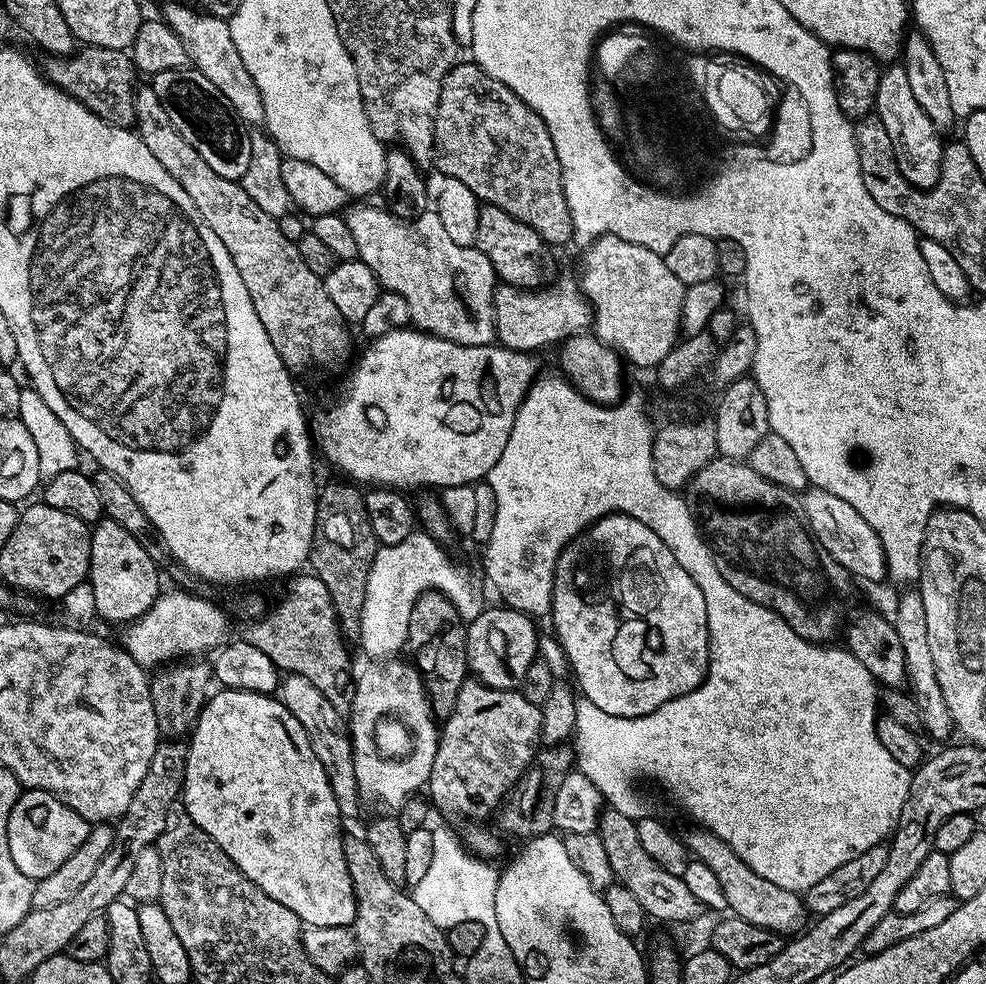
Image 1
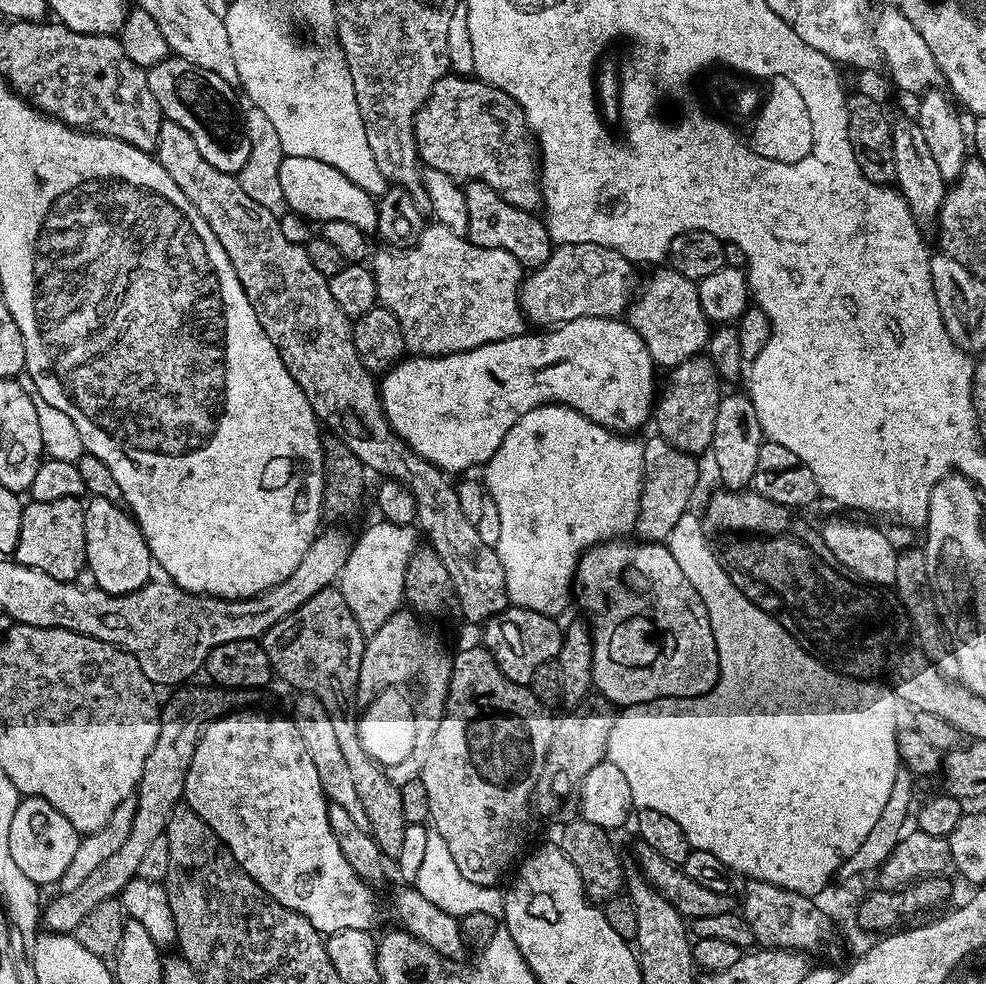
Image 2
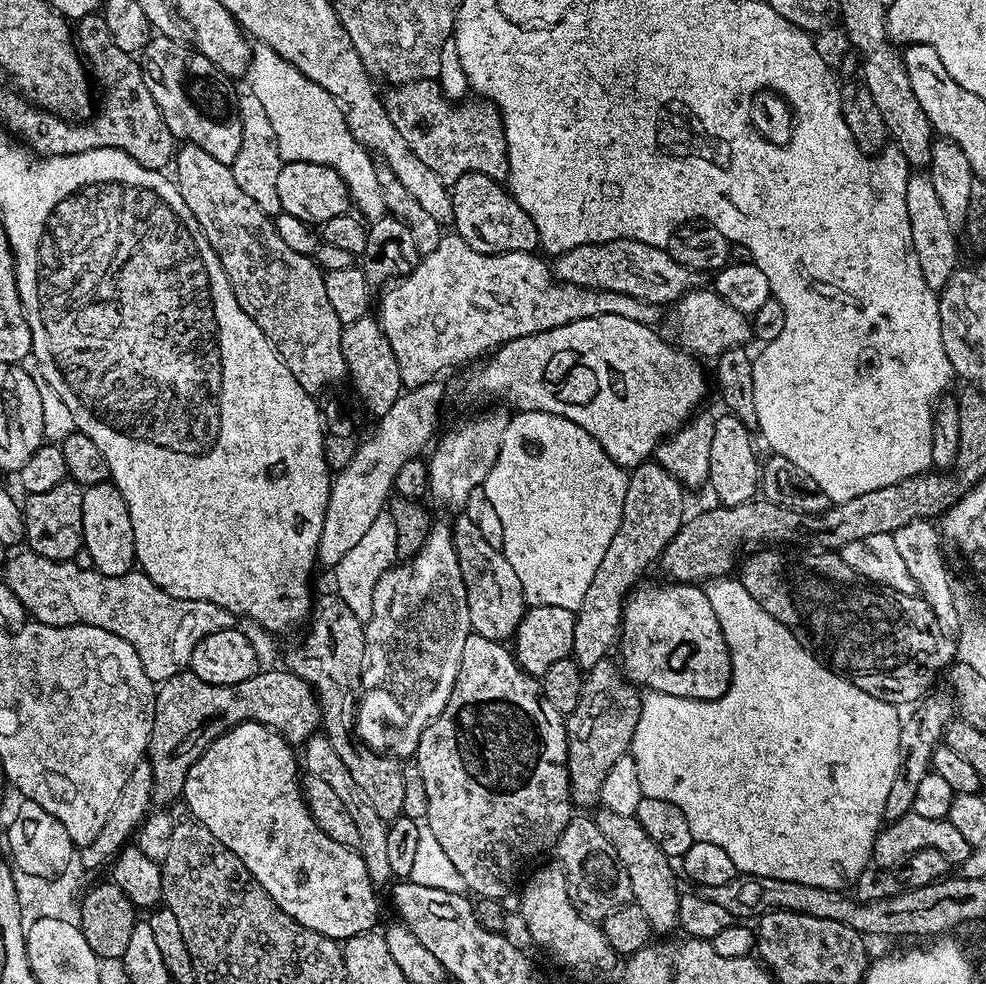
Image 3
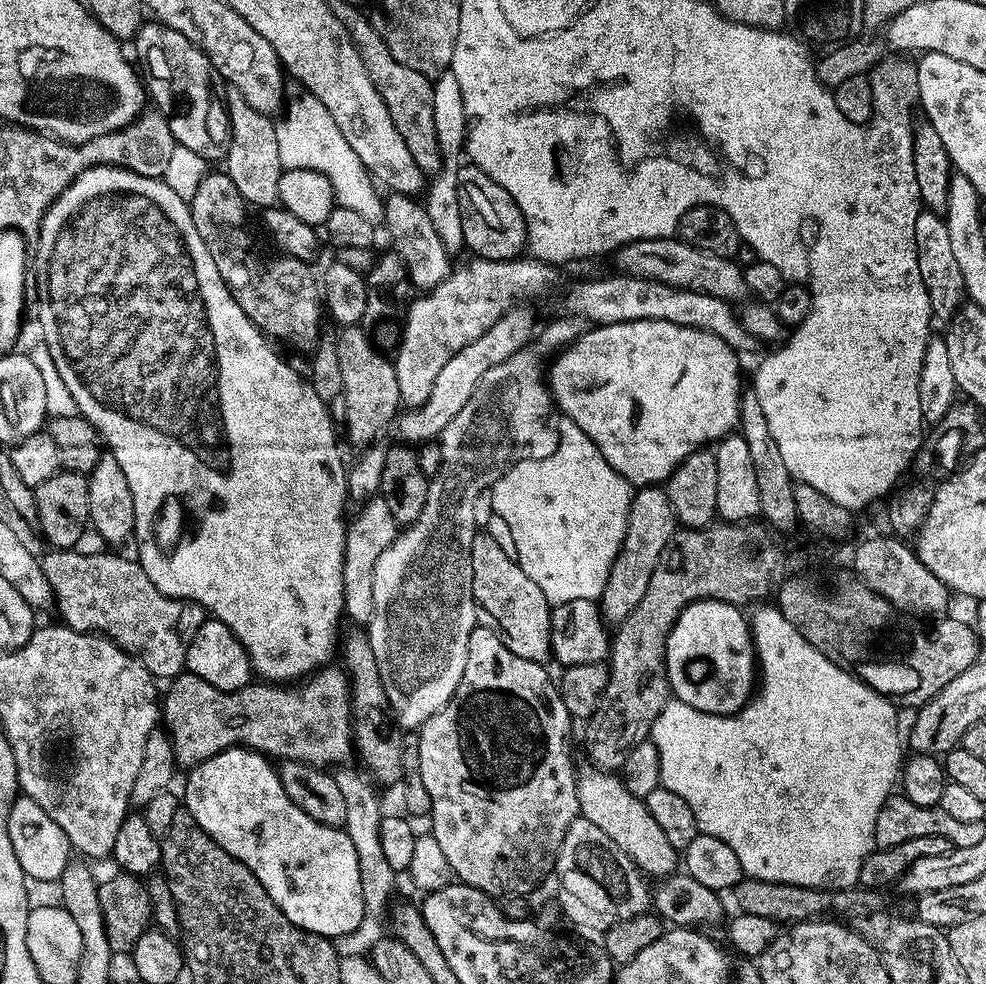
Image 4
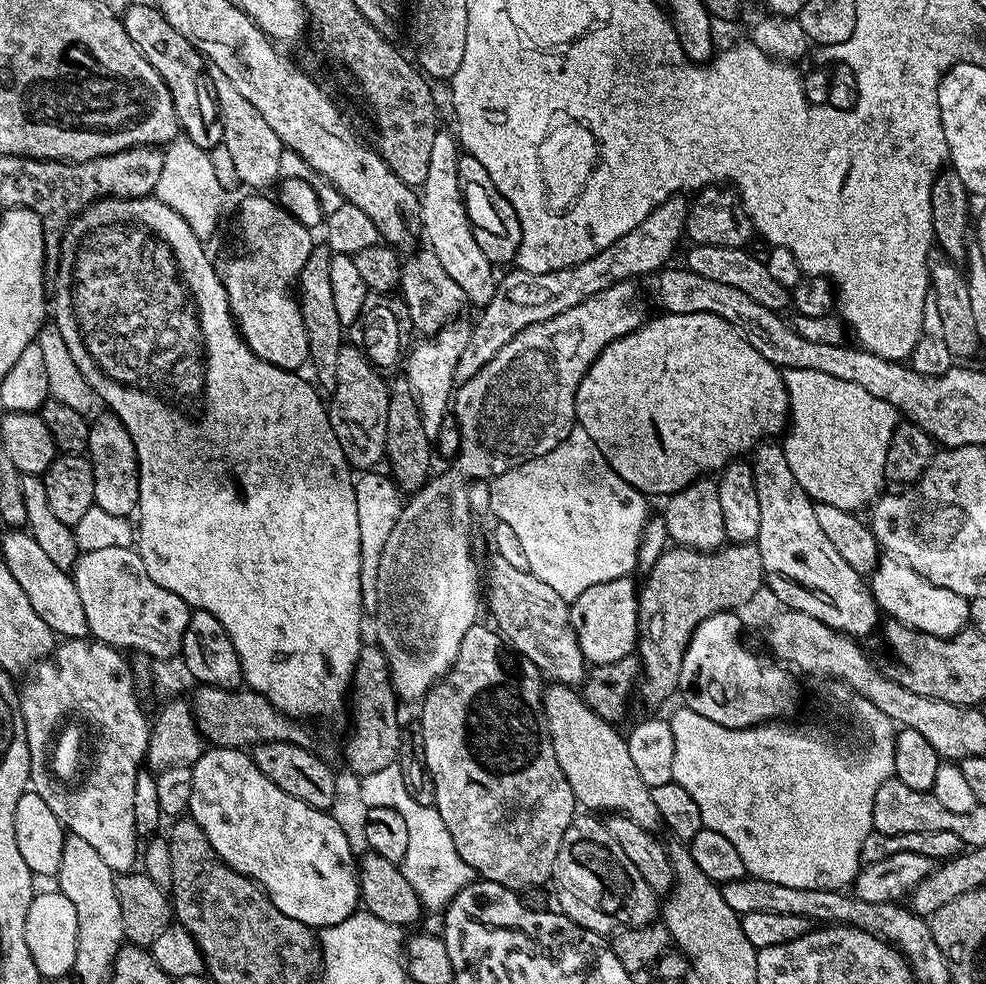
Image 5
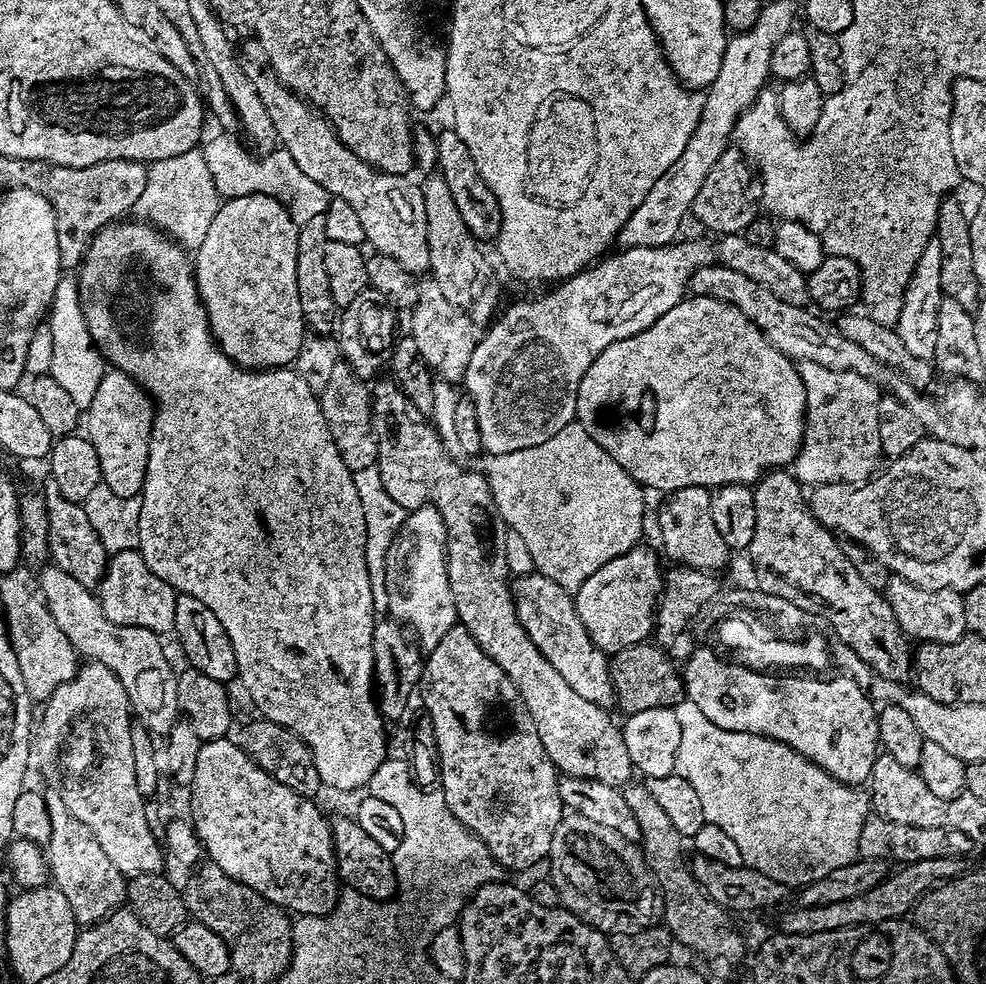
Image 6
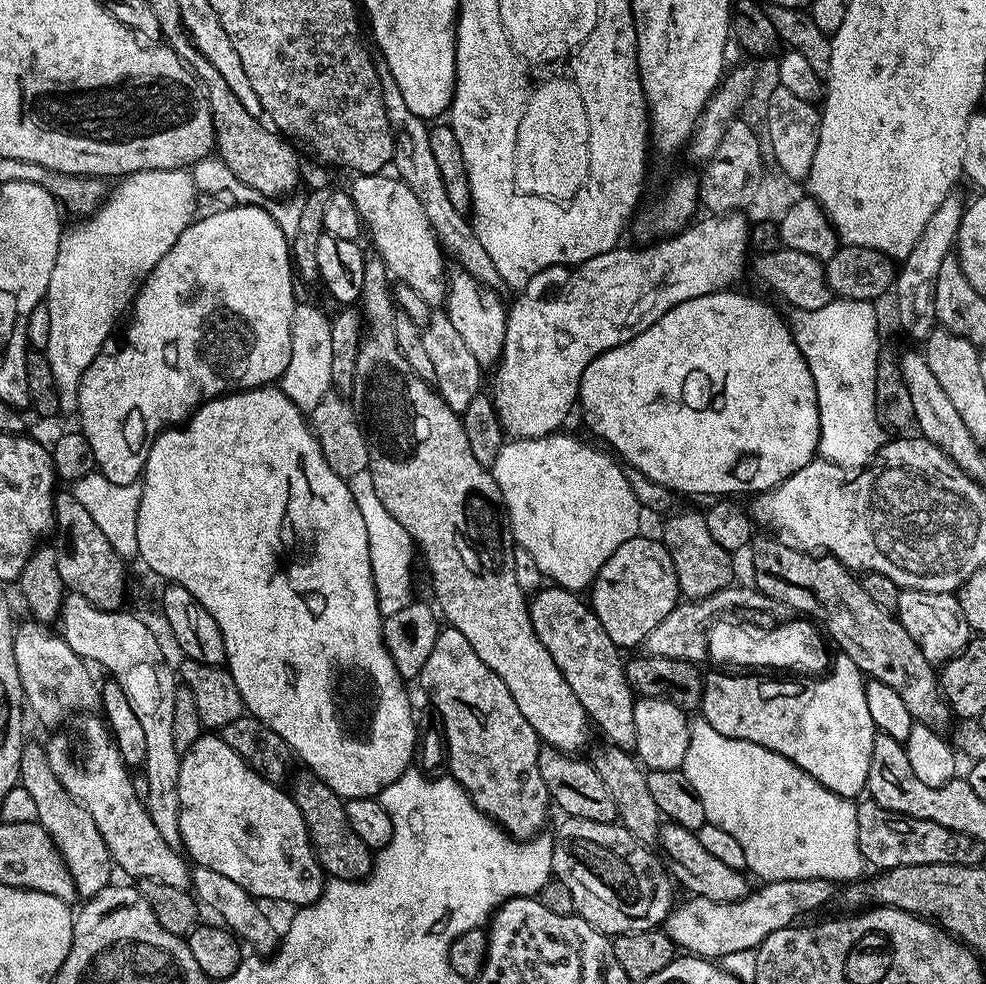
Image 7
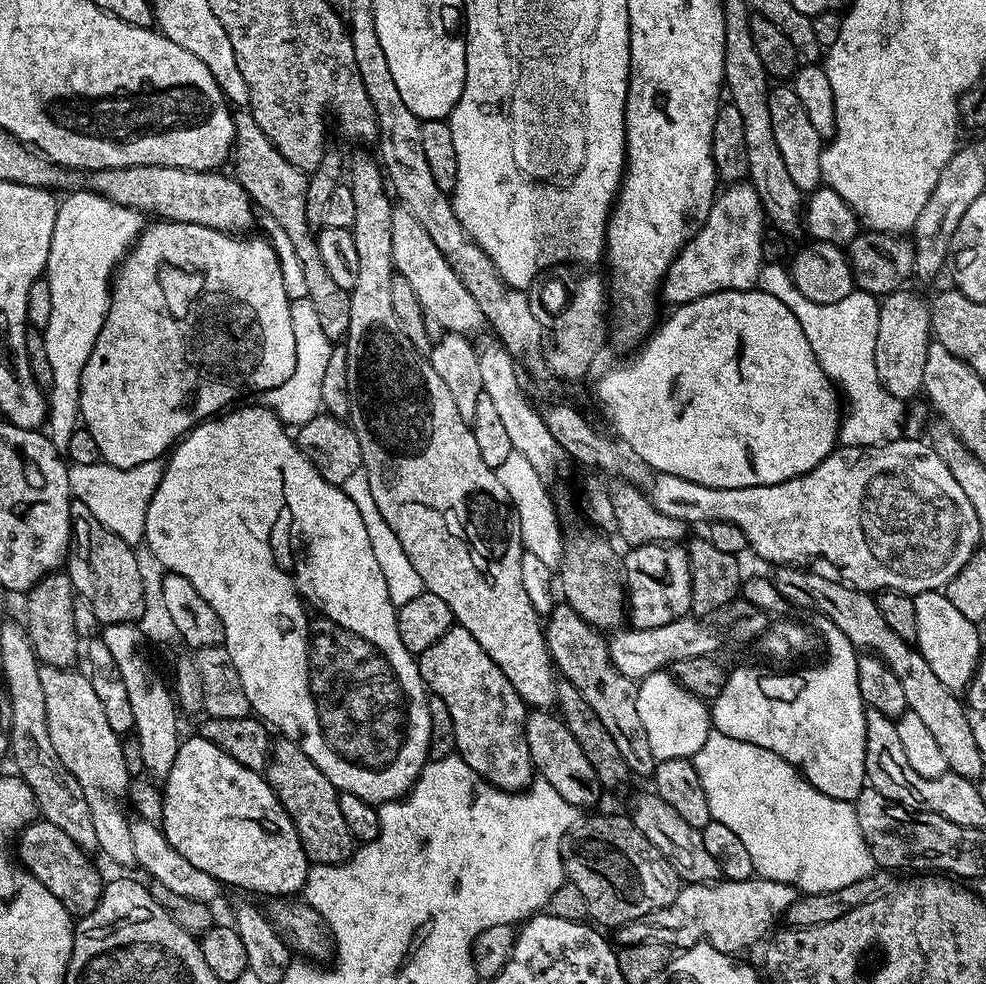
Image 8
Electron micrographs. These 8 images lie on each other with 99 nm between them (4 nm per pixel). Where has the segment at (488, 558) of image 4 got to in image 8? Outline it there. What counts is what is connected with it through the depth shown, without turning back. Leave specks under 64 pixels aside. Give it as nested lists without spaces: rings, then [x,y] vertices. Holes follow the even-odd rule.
[[[567,602],[557,603],[548,613],[543,629],[544,641],[548,644],[548,652],[559,675],[569,680],[578,694],[582,694],[586,706],[590,706],[590,710],[598,714],[598,722],[602,722],[602,726],[606,726],[610,733],[610,738],[614,738],[614,746],[618,746],[618,754],[622,754],[629,773],[636,775],[637,772],[644,778],[651,777],[658,762],[650,750],[646,729],[638,719],[638,684],[615,668],[608,653],[609,641],[600,637],[603,635],[585,622]]]

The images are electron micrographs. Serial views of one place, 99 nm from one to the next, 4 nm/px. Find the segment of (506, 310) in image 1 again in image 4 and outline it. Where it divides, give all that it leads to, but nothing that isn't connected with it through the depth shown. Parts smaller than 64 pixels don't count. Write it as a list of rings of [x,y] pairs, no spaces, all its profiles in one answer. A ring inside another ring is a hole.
[[[667,236],[649,240],[631,240],[620,247],[614,259],[620,267],[617,269],[630,276],[657,280],[675,288],[705,292],[729,302],[744,302],[750,296],[744,277],[744,268],[735,259],[718,254],[706,254],[706,250],[698,250],[679,238]]]

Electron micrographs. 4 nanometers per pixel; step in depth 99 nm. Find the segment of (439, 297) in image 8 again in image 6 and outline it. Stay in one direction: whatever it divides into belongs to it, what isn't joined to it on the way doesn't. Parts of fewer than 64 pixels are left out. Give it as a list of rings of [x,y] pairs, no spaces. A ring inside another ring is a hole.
[[[249,63],[246,71],[258,98],[262,98],[262,106],[266,106],[266,114],[270,114],[270,122],[274,122],[279,147],[285,148],[290,158],[294,158],[294,166],[298,166],[302,174],[314,178],[318,186],[328,191],[329,197],[350,202],[350,207],[362,221],[365,241],[369,245],[372,243],[379,255],[394,258],[394,262],[406,266],[411,272],[427,273],[430,246],[423,191],[417,185],[415,188],[407,184],[409,181],[405,177],[391,176],[362,162],[362,158],[338,138],[328,119],[315,111],[307,100],[301,100],[289,91],[267,67],[259,68]]]

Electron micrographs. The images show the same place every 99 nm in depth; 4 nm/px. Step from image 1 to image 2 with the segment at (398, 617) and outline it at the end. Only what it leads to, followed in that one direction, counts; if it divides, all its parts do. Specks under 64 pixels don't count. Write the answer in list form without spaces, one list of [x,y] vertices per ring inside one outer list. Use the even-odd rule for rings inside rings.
[[[383,518],[377,521],[377,524],[370,525],[360,537],[355,537],[338,581],[342,598],[346,598],[346,606],[350,606],[358,626],[365,634],[376,632],[395,612],[401,611],[405,603],[406,566],[418,546],[418,532],[415,527],[392,524]]]

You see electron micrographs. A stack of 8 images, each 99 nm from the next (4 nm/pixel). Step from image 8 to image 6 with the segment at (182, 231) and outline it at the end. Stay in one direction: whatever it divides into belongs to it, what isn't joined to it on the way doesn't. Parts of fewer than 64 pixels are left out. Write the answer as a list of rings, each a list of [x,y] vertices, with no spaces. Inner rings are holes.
[[[254,194],[253,196],[234,196],[225,199],[219,210],[214,214],[214,222],[210,224],[210,230],[206,230],[206,238],[202,238],[202,246],[194,252],[194,275],[196,277],[196,289],[200,295],[200,302],[204,305],[204,313],[208,315],[208,324],[212,328],[212,336],[219,344],[221,351],[236,364],[245,370],[271,370],[291,365],[300,347],[304,344],[306,325],[299,305],[298,285],[295,277],[295,267],[298,263],[298,250],[302,243],[302,237],[296,233],[297,221],[291,212],[281,201],[275,200],[266,194]],[[119,370],[105,371],[94,394],[94,402],[86,409],[86,435],[98,454],[100,479],[114,494],[122,498],[140,496],[148,465],[148,443],[152,441],[154,404],[139,388],[137,381]]]

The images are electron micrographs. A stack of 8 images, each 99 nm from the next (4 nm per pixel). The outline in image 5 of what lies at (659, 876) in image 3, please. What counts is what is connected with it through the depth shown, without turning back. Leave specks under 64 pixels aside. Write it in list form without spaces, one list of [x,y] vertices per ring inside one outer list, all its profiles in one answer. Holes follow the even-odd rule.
[[[558,683],[548,687],[552,688],[544,692],[542,724],[577,805],[596,814],[629,816],[647,832],[655,833],[661,827],[658,806],[654,806],[652,790],[642,782],[642,774],[634,770],[634,758],[630,758],[628,741],[622,732],[620,736],[620,728],[596,714],[575,687]]]

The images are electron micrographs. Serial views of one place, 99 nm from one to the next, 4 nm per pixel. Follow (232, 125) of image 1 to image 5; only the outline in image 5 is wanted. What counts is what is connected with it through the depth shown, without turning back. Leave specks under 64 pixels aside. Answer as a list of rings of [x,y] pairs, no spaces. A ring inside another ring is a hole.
[[[134,2],[122,13],[122,23],[126,34],[130,34],[130,42],[138,46],[146,62],[158,70],[162,82],[166,82],[172,92],[181,133],[199,148],[211,150],[221,147],[224,135],[218,122],[216,98],[206,71],[206,61],[200,51],[190,46],[190,42],[186,42],[186,38],[182,38],[182,34],[178,34],[170,22],[166,22],[155,3]]]

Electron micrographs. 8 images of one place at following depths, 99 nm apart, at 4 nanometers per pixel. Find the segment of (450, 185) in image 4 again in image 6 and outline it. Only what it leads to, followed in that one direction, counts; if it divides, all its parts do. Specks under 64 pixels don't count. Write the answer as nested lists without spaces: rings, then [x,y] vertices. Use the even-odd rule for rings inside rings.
[[[436,174],[422,184],[428,245],[430,246],[430,276],[438,282],[442,294],[454,302],[463,312],[469,313],[473,320],[483,322],[500,304],[500,284],[496,281],[496,272],[490,261],[484,257],[481,245],[470,234],[458,206],[454,206],[454,197],[450,195],[450,186],[446,186],[443,176]]]

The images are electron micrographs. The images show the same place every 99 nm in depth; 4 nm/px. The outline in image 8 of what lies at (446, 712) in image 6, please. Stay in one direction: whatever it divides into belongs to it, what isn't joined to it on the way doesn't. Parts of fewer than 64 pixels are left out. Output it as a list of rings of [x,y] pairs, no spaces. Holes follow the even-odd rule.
[[[453,626],[449,632],[442,634],[442,638],[438,638],[438,642],[431,644],[425,652],[419,653],[418,663],[420,677],[430,692],[440,695],[446,702],[450,718],[453,719],[453,738],[458,755],[479,774],[481,780],[487,780],[496,788],[503,788],[506,792],[518,792],[527,788],[534,779],[534,769],[524,729],[524,699],[514,690],[514,686],[510,686],[506,674],[498,670],[486,650],[482,650],[478,642],[474,642],[474,634],[470,634],[470,630],[465,628]]]

